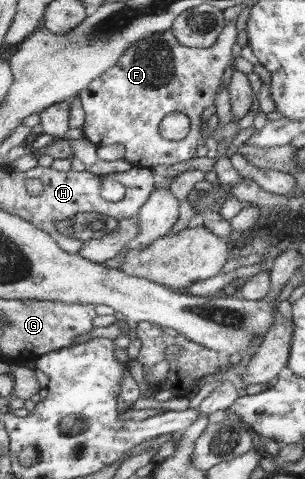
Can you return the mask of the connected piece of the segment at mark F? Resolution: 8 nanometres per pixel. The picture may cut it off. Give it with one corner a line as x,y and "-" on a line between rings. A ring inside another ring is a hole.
226,22
225,30
220,35
220,40
216,45
207,49
195,49
184,46
176,39
171,31
156,33
150,35
129,48
128,53
124,55
116,66
96,78
85,89
81,90
79,100
84,111
87,112
87,123
84,126
84,138
89,139
96,146
109,146
109,144
123,144
126,153
124,158
133,166
145,168
156,164
177,164
185,162
197,152
199,144
199,132
201,130
201,112
213,104
217,86
221,82
221,76
225,72
225,66
231,64
231,58
235,52
231,52
231,46
237,40
238,30
236,22
-
179,112
187,115
191,121
191,128
187,137
183,140
172,141
161,137
159,126
165,116

